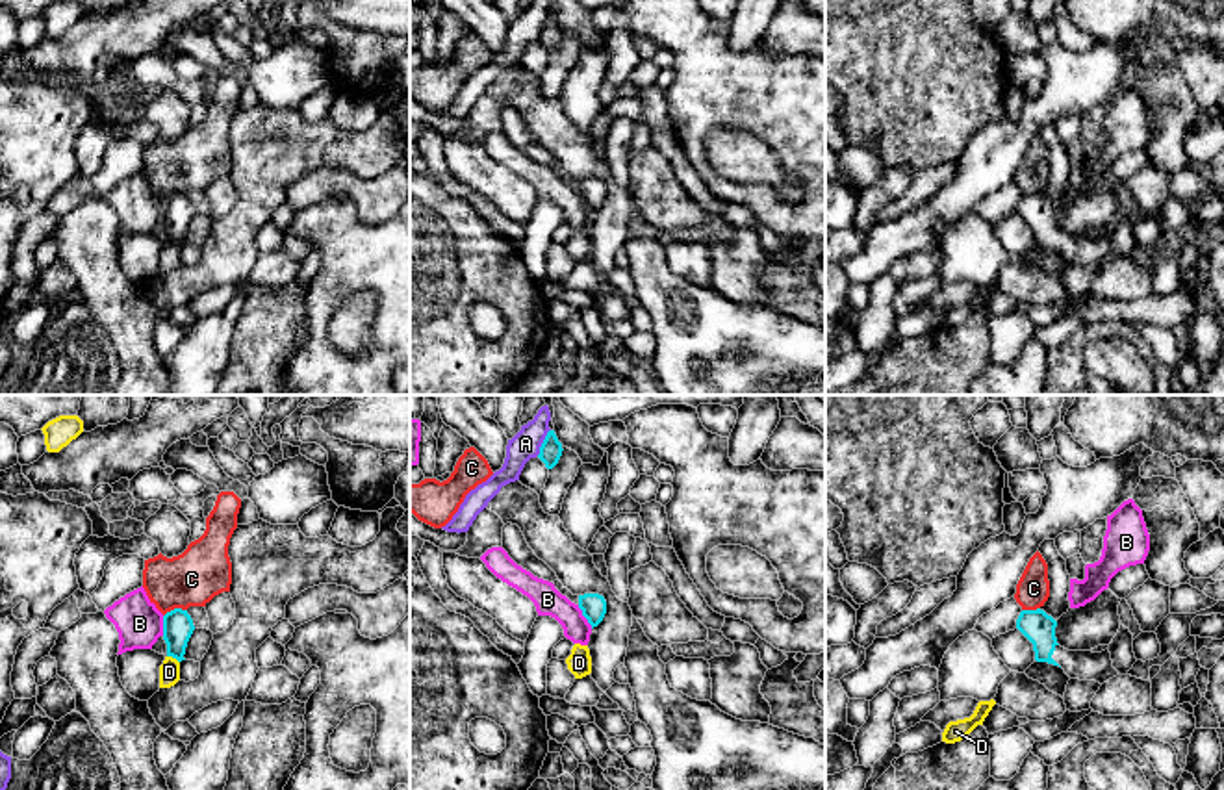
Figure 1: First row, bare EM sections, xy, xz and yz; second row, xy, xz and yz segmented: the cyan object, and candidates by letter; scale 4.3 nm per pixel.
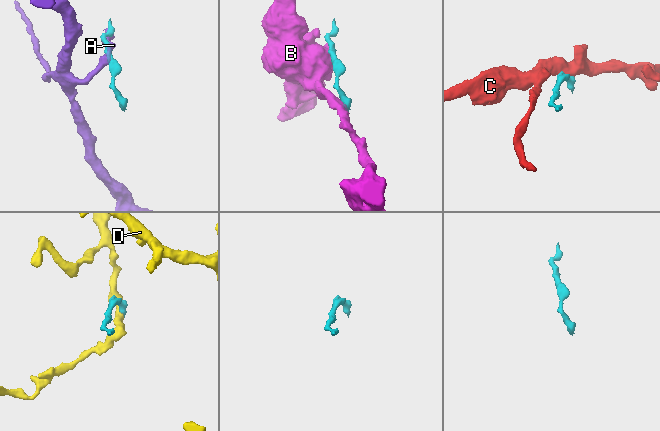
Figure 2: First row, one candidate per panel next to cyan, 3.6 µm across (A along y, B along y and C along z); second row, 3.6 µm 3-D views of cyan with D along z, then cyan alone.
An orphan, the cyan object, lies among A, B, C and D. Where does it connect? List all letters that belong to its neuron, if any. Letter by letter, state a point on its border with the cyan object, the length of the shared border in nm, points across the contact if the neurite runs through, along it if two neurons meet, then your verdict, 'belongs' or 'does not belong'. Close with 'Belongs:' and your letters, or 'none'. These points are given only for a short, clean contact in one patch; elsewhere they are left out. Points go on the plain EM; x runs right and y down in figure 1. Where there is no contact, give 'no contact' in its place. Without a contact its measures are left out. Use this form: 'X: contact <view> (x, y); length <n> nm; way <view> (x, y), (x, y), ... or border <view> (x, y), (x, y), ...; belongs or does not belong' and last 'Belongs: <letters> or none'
A: contact xz (544, 26); length 130 nm; does not belong
B: contact xz (583, 199); length 120 nm; border xz (577, 190), (592, 212); does not belong
C: contact xy (175, 193); length 110 nm; border xy (186, 193), (171, 193), (164, 201); does not belong
D: contact xy (173, 242); length 70 nm; border xy (167, 240), (178, 247); does not belong
Belongs: none

